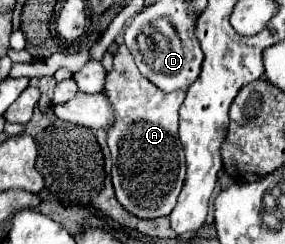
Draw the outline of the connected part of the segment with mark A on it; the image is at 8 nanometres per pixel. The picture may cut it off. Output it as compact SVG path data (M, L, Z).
M125 45L115 53L105 93L113 101L113 107L117 107L117 123L107 131L107 143L113 157L111 179L117 201L141 219L169 215L185 179L185 155L179 143L179 107L185 93L165 93L155 87L139 73L133 55Z

